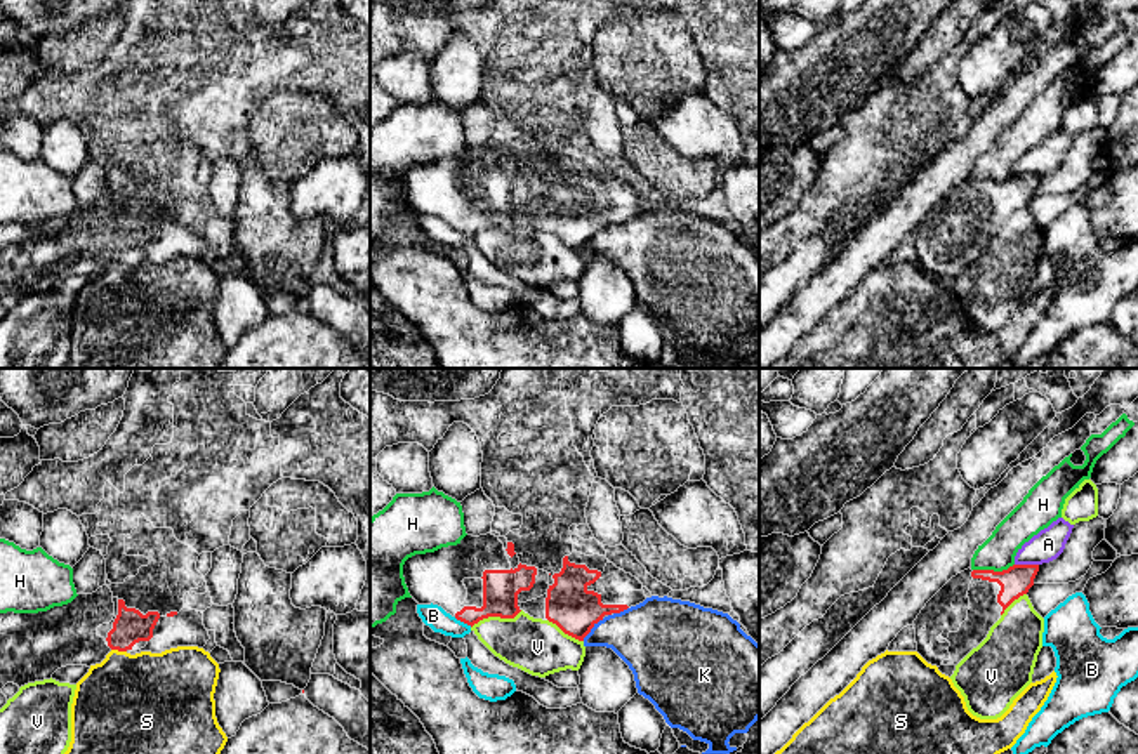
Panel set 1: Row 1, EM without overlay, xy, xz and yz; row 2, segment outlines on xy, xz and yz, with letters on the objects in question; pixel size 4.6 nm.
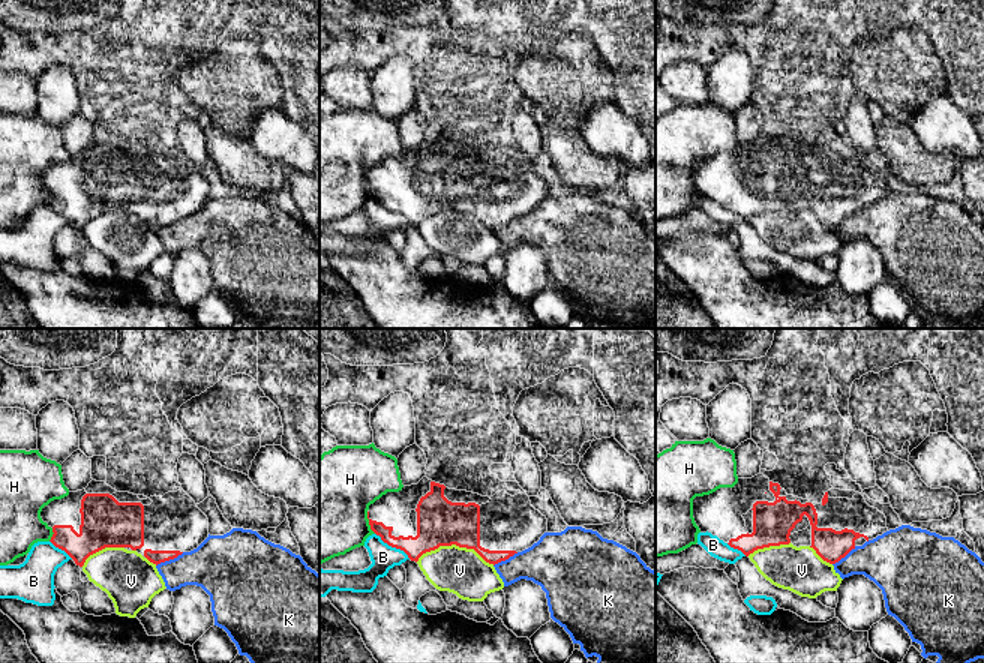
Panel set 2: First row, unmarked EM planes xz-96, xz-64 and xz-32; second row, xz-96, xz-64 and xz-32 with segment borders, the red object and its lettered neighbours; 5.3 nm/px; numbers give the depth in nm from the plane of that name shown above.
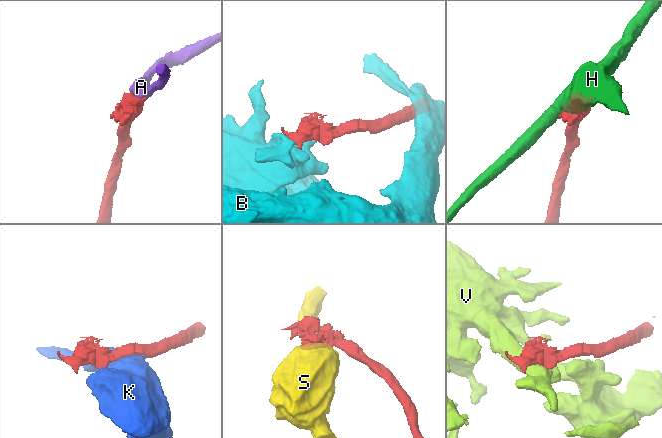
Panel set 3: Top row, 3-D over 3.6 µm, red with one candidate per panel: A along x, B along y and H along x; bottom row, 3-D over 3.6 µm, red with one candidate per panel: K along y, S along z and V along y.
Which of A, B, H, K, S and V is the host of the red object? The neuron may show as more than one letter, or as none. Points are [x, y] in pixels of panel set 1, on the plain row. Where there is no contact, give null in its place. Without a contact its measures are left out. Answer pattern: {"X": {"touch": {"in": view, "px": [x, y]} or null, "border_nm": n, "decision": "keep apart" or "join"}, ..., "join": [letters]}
{"A": {"touch": {"in": "yz", "px": [1027, 176]}, "border_nm": 110, "decision": "keep apart"}, "B": {"touch": {"in": "xz", "px": [463, 231]}, "border_nm": 100, "decision": "keep apart"}, "H": {"touch": {"in": "yz", "px": [992, 181]}, "border_nm": 190, "decision": "keep apart"}, "K": {"touch": {"in": "xz", "px": [591, 238]}, "border_nm": 140, "decision": "keep apart"}, "S": {"touch": {"in": "xy", "px": [119, 261]}, "border_nm": 70, "decision": "keep apart"}, "V": {"touch": {"in": "xz", "px": [496, 226]}, "border_nm": 260, "decision": "keep apart"}, "join": []}

